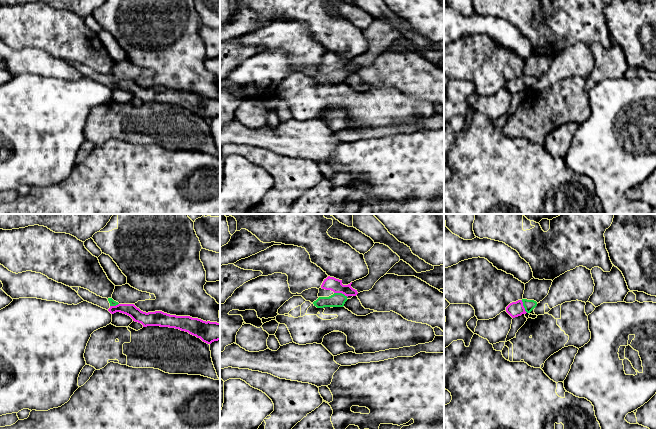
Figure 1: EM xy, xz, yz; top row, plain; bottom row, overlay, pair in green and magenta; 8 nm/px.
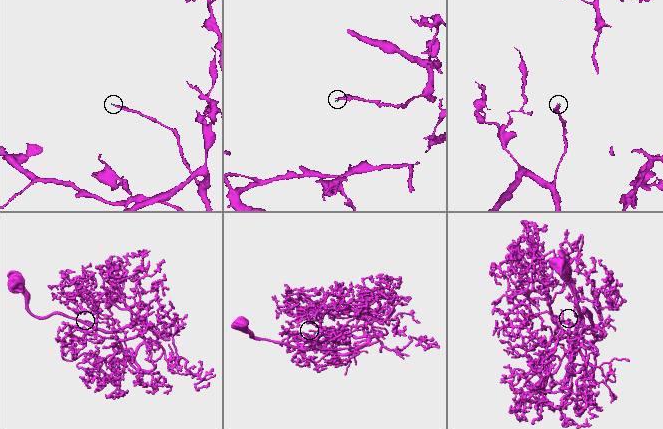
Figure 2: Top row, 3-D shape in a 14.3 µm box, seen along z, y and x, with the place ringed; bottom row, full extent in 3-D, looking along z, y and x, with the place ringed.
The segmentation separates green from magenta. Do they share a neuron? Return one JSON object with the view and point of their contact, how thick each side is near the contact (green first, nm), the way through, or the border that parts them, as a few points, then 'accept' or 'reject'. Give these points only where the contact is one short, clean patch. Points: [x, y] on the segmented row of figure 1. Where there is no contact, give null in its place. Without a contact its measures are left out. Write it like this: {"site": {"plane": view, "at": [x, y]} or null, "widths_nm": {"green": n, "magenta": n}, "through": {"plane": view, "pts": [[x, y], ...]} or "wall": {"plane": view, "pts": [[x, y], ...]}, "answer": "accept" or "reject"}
{"site": {"plane": "xz", "at": [341, 293]}, "widths_nm": {"green": 110, "magenta": 110}, "through": {"plane": "xz", "pts": [[337, 299], [341, 293], [330, 283]]}, "answer": "accept"}

